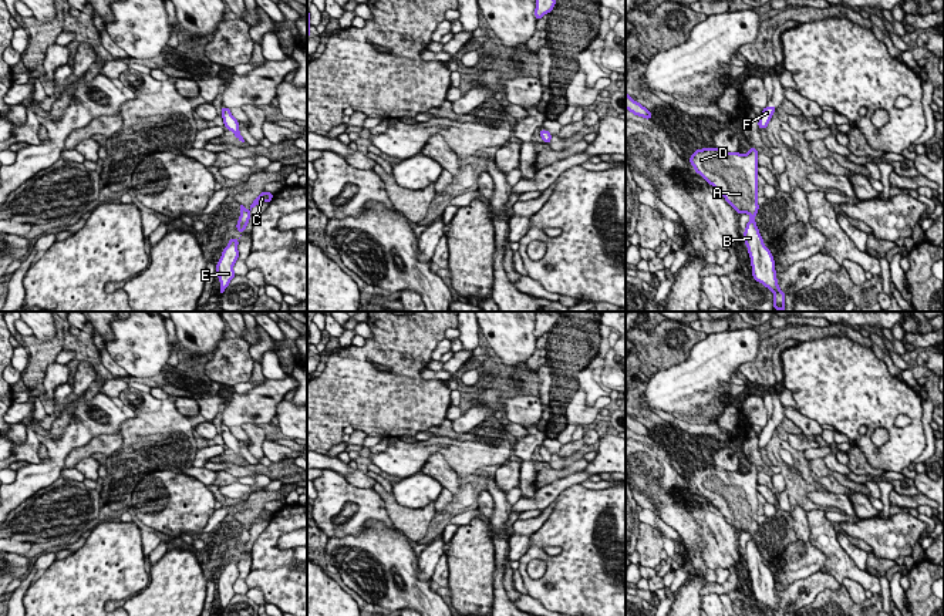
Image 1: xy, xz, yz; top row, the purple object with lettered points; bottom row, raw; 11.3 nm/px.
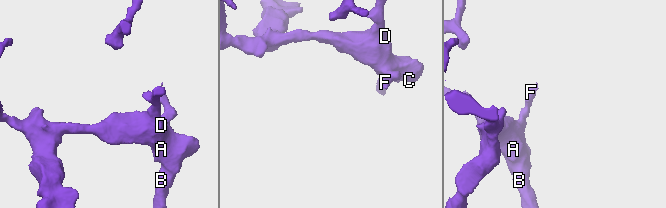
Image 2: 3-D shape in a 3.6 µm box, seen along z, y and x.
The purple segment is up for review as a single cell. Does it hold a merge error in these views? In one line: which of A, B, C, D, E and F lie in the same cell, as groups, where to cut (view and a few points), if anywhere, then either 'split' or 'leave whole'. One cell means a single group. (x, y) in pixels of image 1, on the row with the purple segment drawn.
groups A B C D E F; cut none; leave whole

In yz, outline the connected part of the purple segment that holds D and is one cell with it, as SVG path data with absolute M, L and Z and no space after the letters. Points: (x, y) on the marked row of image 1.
M753 145L748 154L726 152L721 148L694 151L690 164L709 185L712 185L736 213L749 213L751 219L744 232L751 257L752 276L773 292L772 309L785 312L783 290L779 289L775 260L755 223L758 213L758 151Z

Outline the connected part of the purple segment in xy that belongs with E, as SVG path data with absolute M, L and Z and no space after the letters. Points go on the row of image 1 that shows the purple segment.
M230 238L229 245L223 249L222 256L216 265L216 273L220 282L220 293L229 286L230 280L236 276L233 265L239 257L237 250L239 239Z

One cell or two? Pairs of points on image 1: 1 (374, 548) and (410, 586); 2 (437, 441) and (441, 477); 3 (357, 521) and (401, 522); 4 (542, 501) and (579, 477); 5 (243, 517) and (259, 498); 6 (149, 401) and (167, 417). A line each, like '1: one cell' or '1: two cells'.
1: one cell
2: two cells
3: two cells
4: one cell
5: one cell
6: two cells

